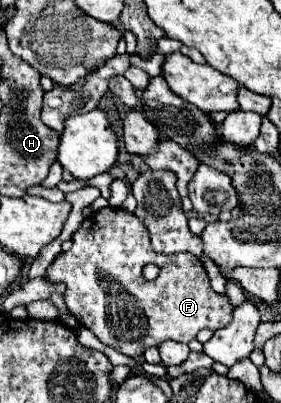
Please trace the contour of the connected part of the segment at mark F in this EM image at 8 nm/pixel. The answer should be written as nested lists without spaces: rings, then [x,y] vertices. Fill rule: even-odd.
[[[102,208],[94,212],[92,216],[84,218],[80,228],[72,236],[72,248],[68,252],[62,252],[46,270],[44,278],[52,284],[64,282],[68,288],[64,292],[64,302],[68,306],[68,312],[88,330],[94,332],[94,336],[114,350],[130,356],[140,358],[146,348],[160,346],[164,340],[174,342],[190,342],[196,338],[196,334],[204,328],[208,330],[220,330],[226,324],[230,324],[232,318],[232,304],[228,296],[216,294],[210,286],[210,278],[202,266],[202,262],[196,256],[190,256],[190,252],[178,252],[172,256],[158,254],[152,250],[150,234],[146,232],[146,226],[142,220],[138,220],[134,214],[122,210],[122,208]],[[146,264],[156,264],[160,268],[160,274],[156,280],[146,280],[142,270]]]

